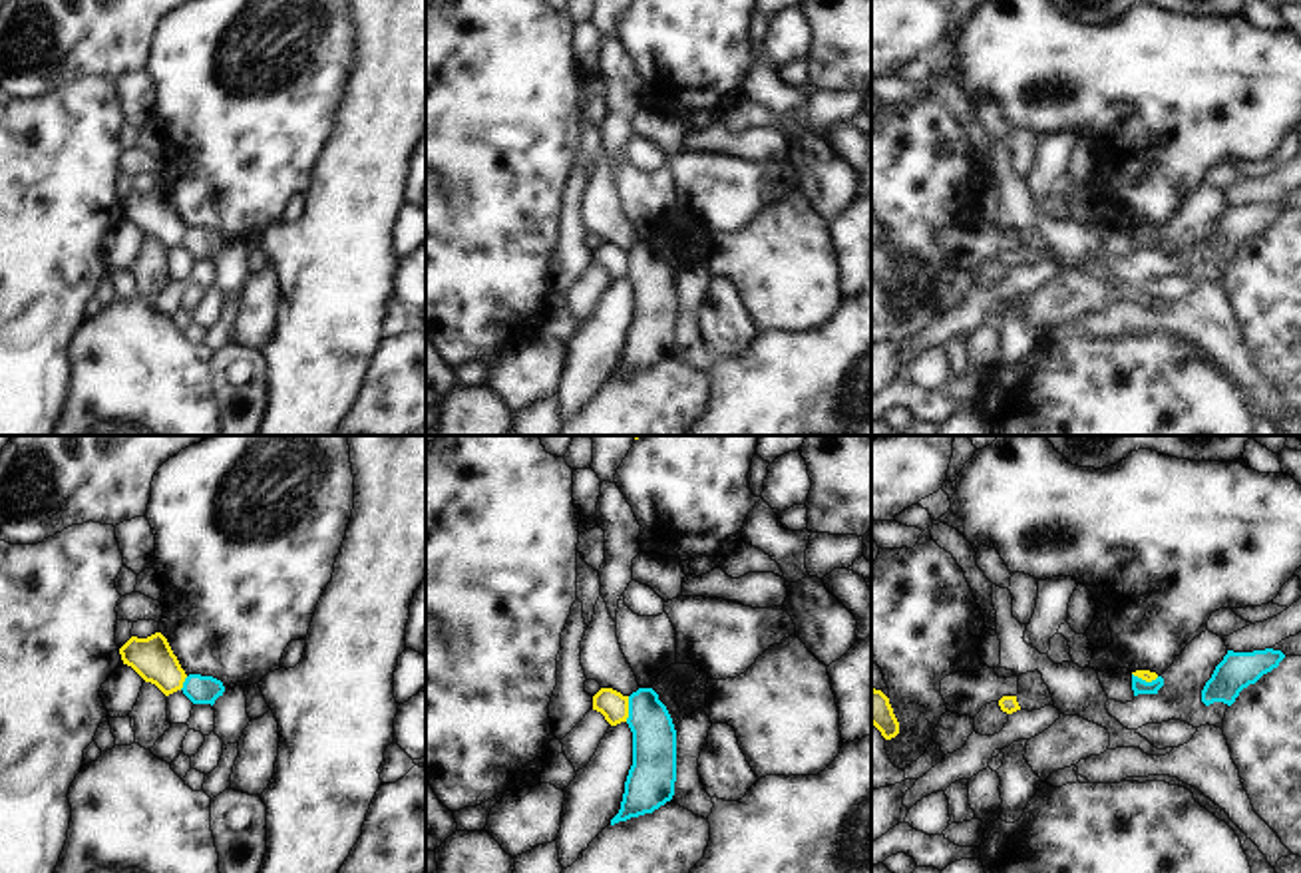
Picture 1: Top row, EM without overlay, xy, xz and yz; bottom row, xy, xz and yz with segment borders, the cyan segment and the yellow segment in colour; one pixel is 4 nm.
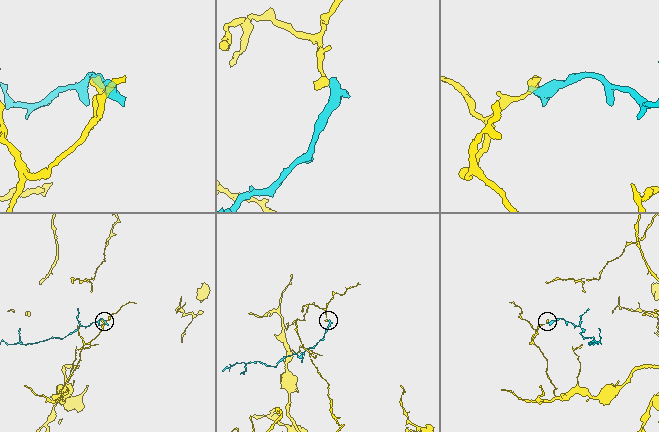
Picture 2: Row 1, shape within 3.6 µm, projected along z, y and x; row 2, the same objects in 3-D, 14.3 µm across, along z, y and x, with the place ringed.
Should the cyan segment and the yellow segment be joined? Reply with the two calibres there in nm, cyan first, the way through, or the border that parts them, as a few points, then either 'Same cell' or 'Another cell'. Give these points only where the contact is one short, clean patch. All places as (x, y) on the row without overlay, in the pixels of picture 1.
Thickness 180 nm (cyan) against 110 nm. Boundary: xz (629, 251), (629, 271), (625, 275). Another cell

